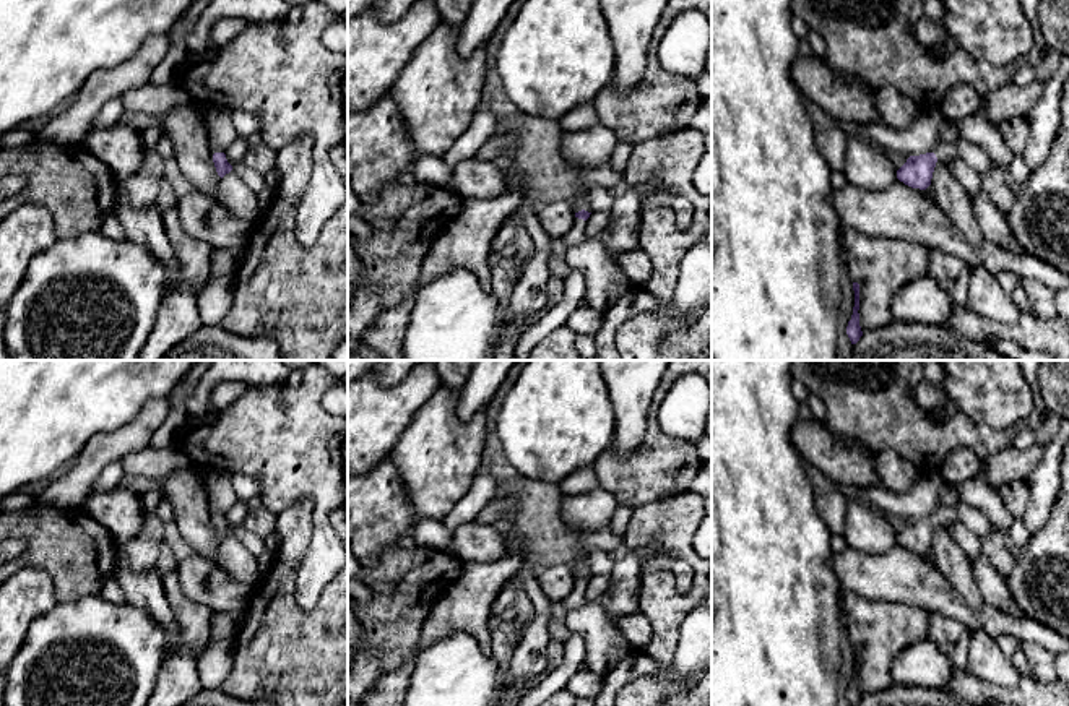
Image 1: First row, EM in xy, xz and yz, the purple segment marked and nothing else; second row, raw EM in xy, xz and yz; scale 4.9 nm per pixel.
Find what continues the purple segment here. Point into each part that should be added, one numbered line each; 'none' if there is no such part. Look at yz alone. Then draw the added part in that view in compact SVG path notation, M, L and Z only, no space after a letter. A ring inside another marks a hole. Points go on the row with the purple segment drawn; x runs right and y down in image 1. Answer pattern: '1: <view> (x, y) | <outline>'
1: yz (946, 150) | M946 120L942 123L941 143L934 149L937 161L957 161L957 159L960 159L959 153L957 153L957 143L960 140L962 138L960 138L959 128L950 120Z

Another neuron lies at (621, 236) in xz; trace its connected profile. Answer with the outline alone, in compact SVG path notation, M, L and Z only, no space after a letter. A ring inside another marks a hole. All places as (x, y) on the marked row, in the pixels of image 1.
M622 185L614 192L608 227L599 235L612 258L638 248L642 188Z

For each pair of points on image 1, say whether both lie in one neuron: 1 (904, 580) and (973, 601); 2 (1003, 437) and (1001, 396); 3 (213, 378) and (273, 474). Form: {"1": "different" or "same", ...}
{"1": "different", "2": "different", "3": "different"}

